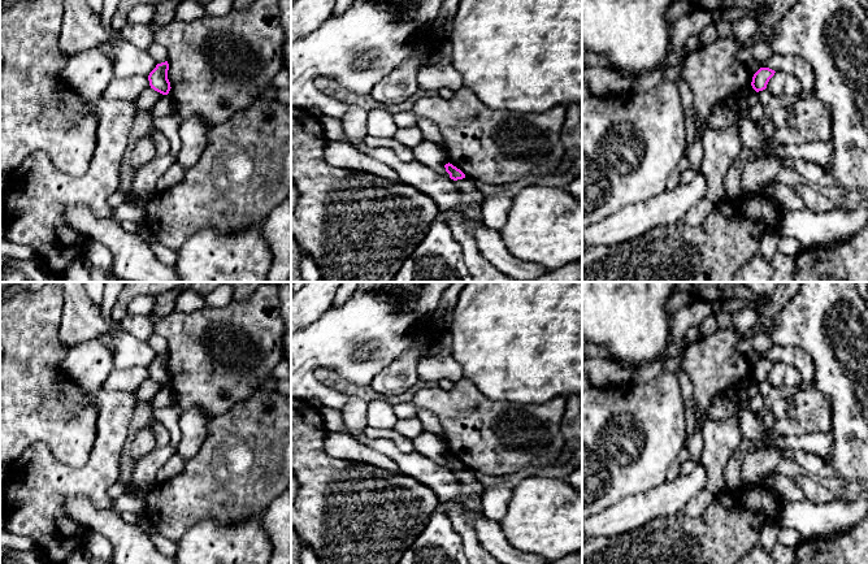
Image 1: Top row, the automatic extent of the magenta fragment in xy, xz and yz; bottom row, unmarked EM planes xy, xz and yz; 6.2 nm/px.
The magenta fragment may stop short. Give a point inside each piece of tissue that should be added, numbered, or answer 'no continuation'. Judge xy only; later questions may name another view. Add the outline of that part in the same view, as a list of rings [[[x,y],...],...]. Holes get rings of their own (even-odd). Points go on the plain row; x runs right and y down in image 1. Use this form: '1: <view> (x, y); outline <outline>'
no continuation

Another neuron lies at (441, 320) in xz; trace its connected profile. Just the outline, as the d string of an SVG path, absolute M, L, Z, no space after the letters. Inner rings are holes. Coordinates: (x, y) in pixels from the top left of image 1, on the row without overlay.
M452 282L442 294L438 307L431 314L431 329L435 333L446 333L451 326L456 300L466 282Z

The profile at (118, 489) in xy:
M117 481L114 485L112 485L108 489L108 495L114 500L116 498L120 498L121 495L127 494L127 483Z

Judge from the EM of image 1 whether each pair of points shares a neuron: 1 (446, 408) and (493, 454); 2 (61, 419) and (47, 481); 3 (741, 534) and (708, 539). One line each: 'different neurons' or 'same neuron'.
1: same neuron
2: different neurons
3: same neuron

